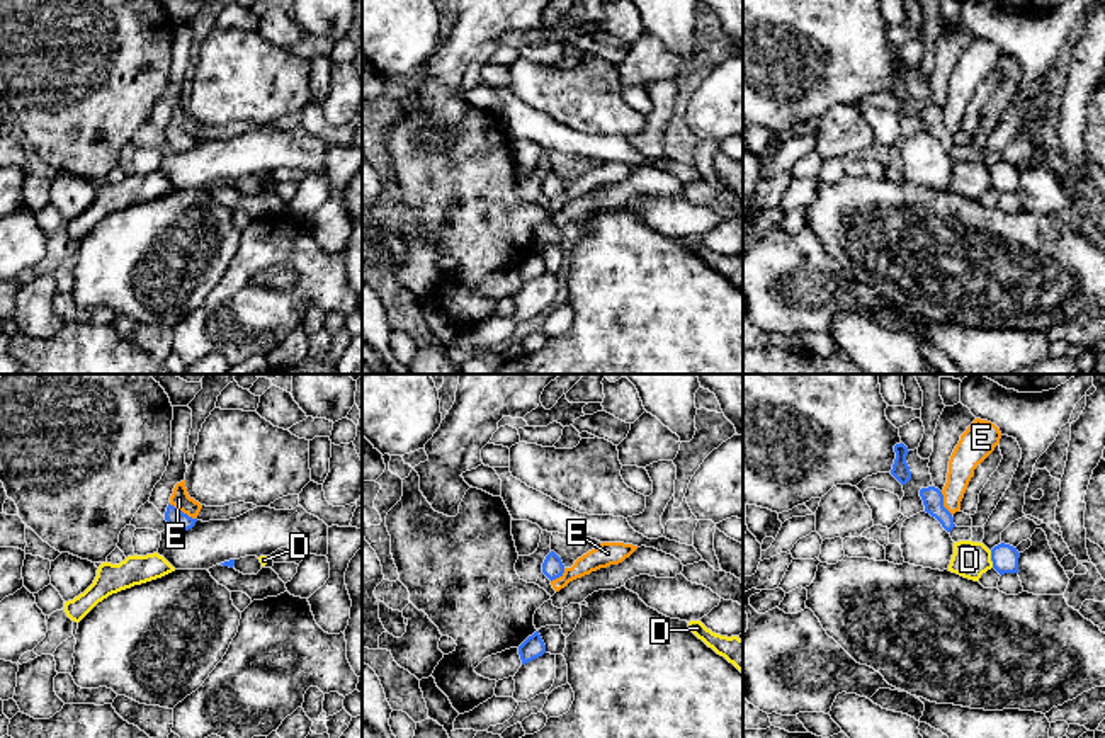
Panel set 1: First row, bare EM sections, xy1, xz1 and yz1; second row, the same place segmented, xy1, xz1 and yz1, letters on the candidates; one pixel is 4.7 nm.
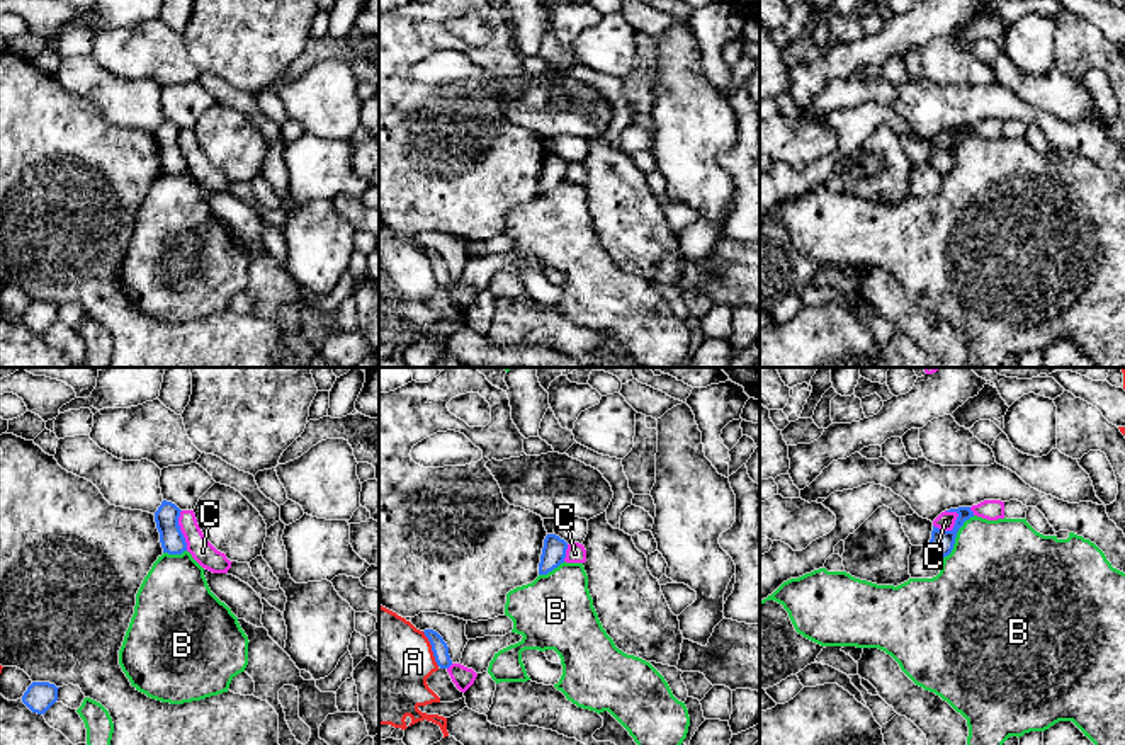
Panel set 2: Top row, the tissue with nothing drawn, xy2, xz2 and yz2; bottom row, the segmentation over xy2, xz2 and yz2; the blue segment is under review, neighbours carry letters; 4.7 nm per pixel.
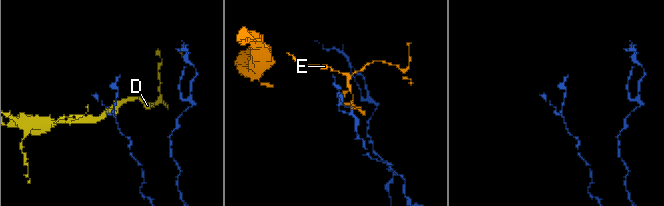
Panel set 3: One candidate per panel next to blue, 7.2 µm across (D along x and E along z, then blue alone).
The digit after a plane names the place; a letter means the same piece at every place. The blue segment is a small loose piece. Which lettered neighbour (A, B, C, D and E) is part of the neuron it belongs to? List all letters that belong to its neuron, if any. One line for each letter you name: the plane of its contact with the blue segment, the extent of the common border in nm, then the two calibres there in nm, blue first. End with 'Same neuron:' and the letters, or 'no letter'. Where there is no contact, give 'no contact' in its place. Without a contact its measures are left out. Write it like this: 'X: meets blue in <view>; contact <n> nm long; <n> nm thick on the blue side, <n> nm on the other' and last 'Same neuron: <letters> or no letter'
C: meets blue in yz2; contact 140 nm long; 110 nm thick on the blue side, 90 nm on the other
Same neuron: C

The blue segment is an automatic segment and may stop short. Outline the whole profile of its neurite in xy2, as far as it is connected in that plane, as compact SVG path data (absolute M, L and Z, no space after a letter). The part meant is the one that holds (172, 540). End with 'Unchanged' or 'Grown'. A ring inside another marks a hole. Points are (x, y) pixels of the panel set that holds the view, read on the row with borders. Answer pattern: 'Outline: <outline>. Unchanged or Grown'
Outline: M163 500L155 512L155 522L163 553L189 551L202 568L212 573L228 573L231 568L233 561L204 537L194 510L180 510L175 503Z. Grown

